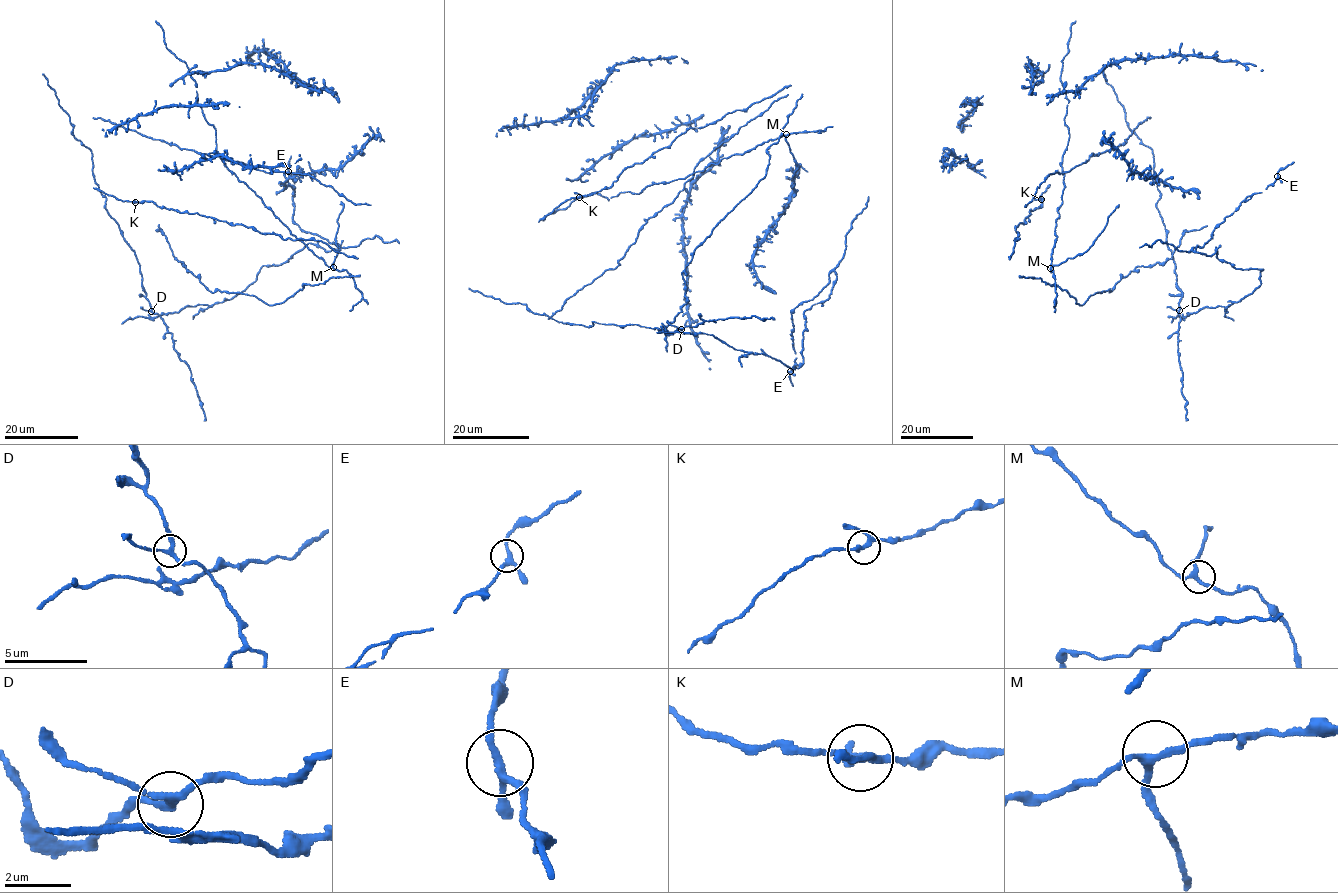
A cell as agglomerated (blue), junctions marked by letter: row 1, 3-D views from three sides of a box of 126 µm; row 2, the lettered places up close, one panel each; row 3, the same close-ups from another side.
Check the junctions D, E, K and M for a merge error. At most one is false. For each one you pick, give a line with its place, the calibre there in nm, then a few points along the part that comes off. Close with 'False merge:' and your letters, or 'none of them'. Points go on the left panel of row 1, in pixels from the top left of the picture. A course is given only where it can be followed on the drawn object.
False merge: none of them

